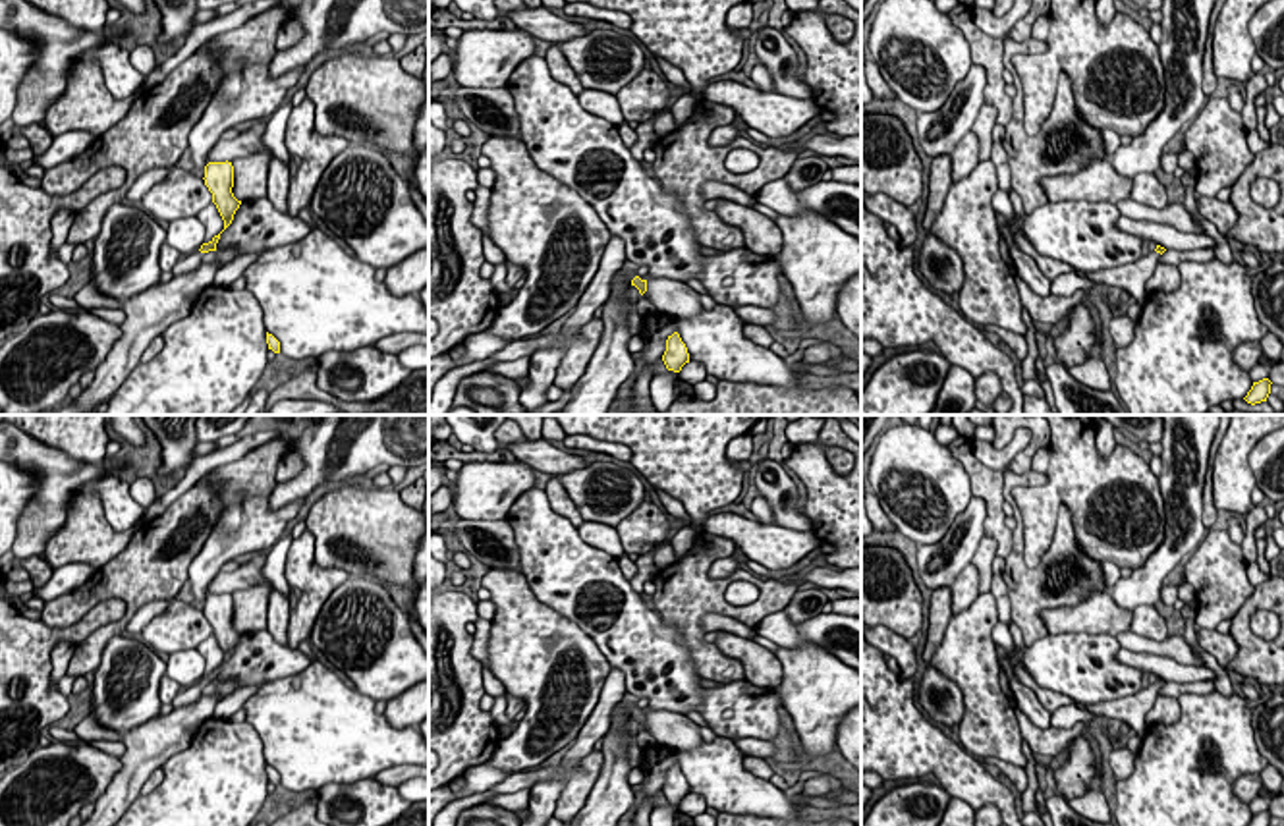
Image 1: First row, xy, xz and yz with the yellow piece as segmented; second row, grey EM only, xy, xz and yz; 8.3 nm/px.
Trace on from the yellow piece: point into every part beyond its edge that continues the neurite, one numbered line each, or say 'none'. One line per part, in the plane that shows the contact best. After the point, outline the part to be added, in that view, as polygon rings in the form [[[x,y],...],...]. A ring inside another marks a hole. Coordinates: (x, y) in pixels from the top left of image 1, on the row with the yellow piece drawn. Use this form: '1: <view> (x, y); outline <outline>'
1: xy (194, 261); outline [[[197,249],[195,253],[187,255],[185,259],[180,259],[176,262],[176,266],[172,268],[172,274],[181,276],[181,274],[195,272],[203,264],[203,257],[205,257],[205,253],[201,253]]]

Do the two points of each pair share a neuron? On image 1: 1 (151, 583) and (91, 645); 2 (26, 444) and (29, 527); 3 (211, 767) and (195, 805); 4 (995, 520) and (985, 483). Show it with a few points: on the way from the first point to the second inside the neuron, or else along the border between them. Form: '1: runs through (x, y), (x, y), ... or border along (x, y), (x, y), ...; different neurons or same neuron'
1: runs through (134, 601), (130, 614), (116, 628), (109, 630); same neuron
2: runs through (47, 466), (49, 506); same neuron
3: runs through (211, 776), (211, 790), (205, 796); same neuron
4: runs through (995, 510), (991, 493); same neuron

